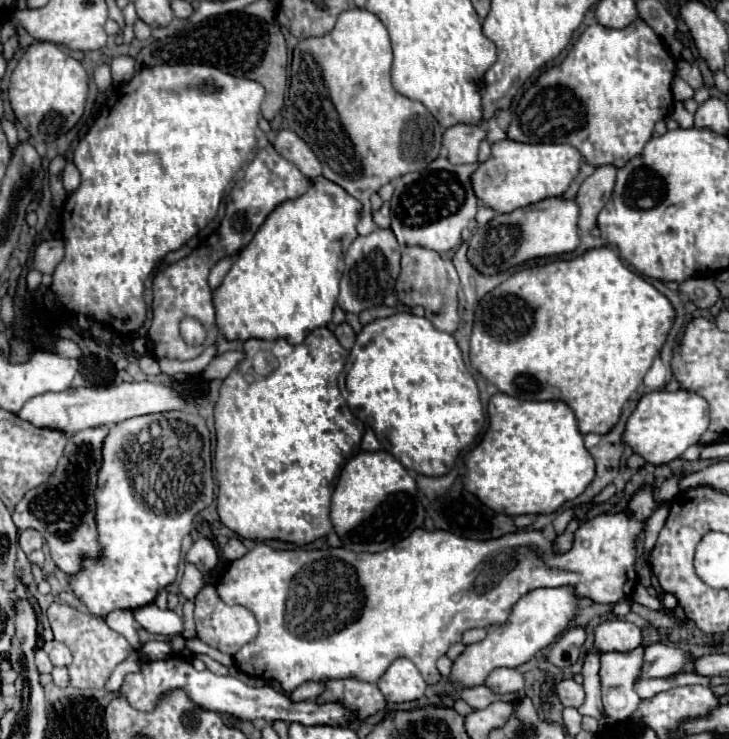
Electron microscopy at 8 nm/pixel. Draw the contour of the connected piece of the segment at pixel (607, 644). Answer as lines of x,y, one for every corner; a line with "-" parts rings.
611,619
597,627
595,643
603,653
605,651
633,651
643,645
643,633
637,625
629,621

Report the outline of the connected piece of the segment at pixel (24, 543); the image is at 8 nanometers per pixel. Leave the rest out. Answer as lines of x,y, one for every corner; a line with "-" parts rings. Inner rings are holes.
25,529
25,531
19,533
19,545
21,545
21,549
29,555
31,551
41,549
43,537
41,537
41,533
35,531
35,529

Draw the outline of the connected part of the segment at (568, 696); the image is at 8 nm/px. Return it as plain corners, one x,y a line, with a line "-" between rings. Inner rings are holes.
563,679
559,683
555,683
555,693
559,697
559,701
563,703
563,707
581,707
581,703
585,701
585,691
583,685
575,683
573,679

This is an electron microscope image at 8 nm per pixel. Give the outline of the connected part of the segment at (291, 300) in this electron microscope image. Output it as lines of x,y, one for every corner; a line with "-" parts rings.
325,177
313,179
309,191
299,199
279,205
255,233
253,241
239,253
223,283
213,291
215,321
225,339
287,339
295,345
301,343
309,331
325,327
337,303
339,279
345,269
343,255
357,237
355,225
359,221
359,211
361,203

